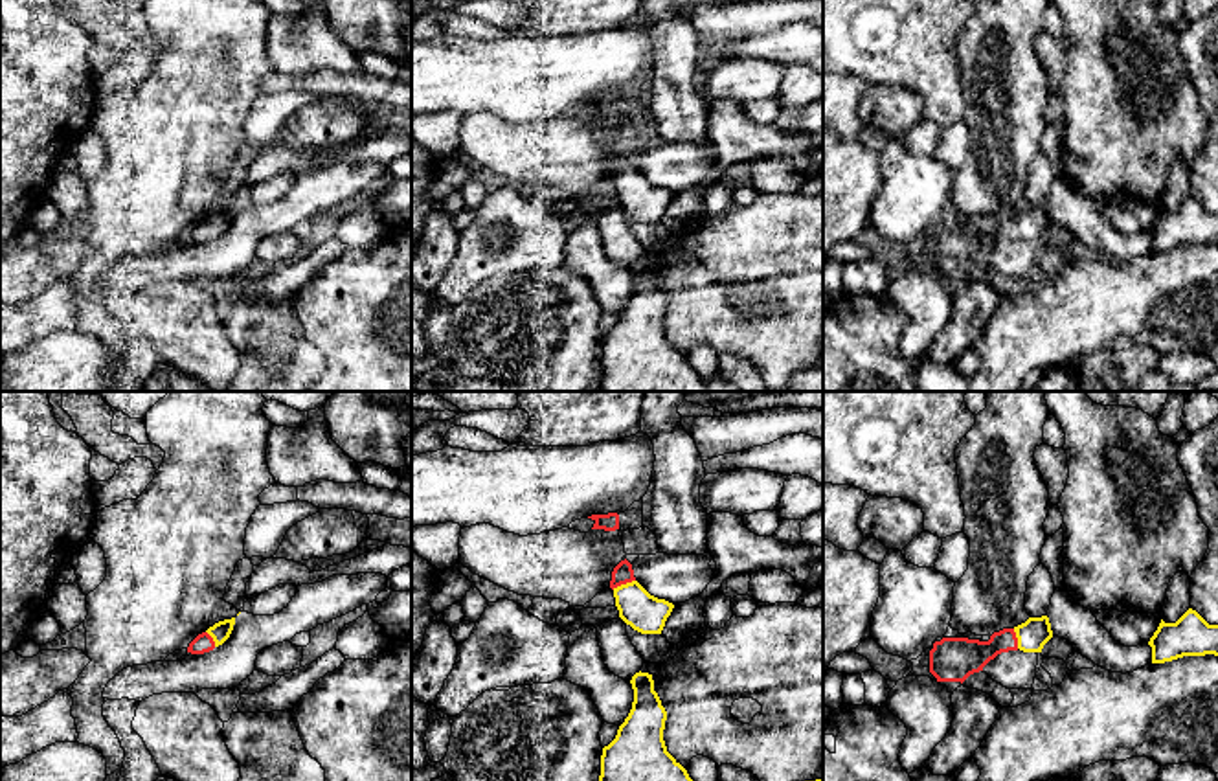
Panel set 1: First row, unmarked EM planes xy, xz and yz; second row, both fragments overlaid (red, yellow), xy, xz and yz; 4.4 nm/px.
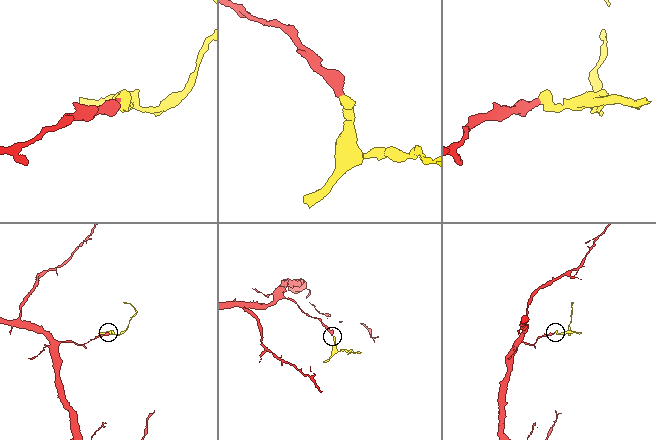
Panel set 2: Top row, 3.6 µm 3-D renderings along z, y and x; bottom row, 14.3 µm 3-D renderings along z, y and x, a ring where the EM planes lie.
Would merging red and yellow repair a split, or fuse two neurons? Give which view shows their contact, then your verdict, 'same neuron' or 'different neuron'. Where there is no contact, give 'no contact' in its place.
meets red in xz; same neuron

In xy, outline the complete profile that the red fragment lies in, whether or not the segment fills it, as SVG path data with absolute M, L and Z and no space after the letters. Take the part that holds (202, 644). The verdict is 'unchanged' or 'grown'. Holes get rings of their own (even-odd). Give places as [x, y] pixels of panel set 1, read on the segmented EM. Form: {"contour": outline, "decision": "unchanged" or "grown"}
{"contour": "M235 617L215 623L189 643L187 652L204 654L213 651L215 647L222 645L230 638L233 625L235 625Z", "decision": "grown"}

